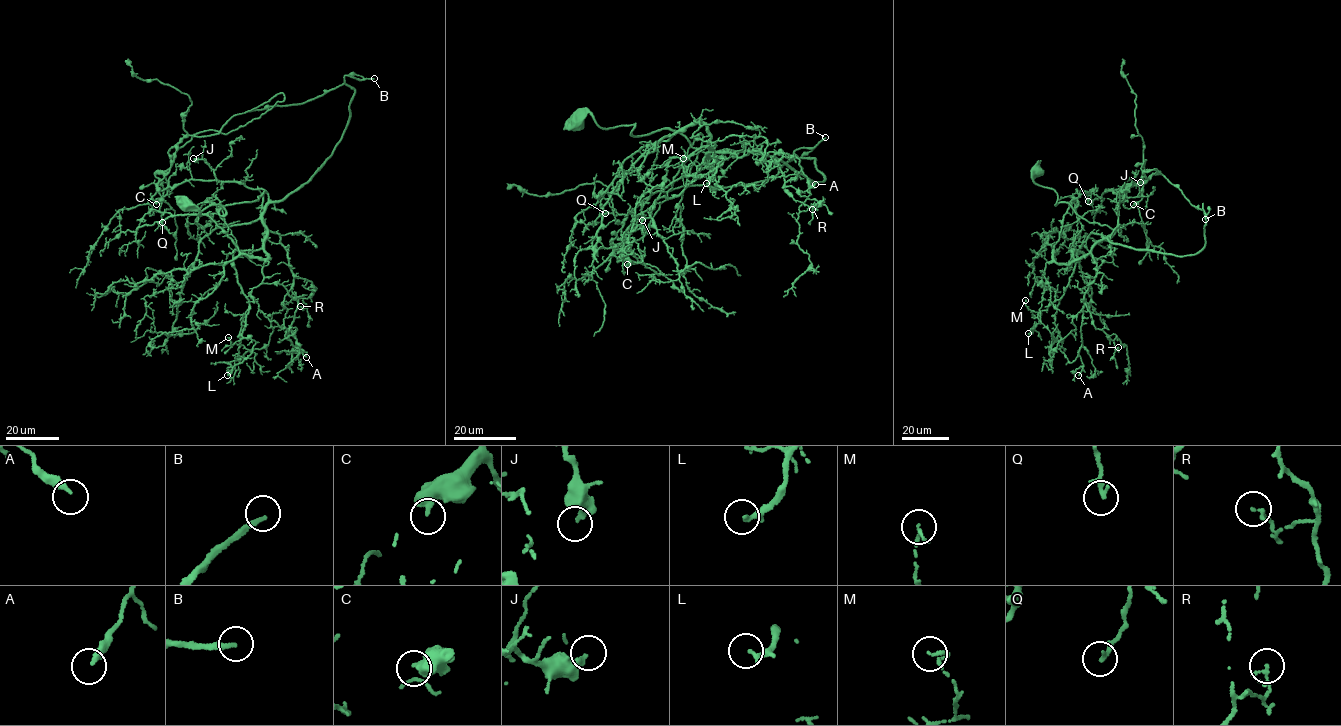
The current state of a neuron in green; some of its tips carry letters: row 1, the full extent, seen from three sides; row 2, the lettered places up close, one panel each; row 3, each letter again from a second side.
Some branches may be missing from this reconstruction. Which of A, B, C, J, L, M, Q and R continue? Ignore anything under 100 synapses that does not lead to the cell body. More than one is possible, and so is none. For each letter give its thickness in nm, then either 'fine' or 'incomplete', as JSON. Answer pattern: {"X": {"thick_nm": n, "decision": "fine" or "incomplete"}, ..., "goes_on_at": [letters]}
{"A": {"thick_nm": 280, "decision": "fine"}, "B": {"thick_nm": 200, "decision": "incomplete"}, "C": {"thick_nm": 380, "decision": "fine"}, "J": {"thick_nm": 300, "decision": "fine"}, "L": {"thick_nm": 200, "decision": "fine"}, "M": {"thick_nm": 100, "decision": "fine"}, "Q": {"thick_nm": 190, "decision": "fine"}, "R": {"thick_nm": 150, "decision": "fine"}, "goes_on_at": ["B"]}

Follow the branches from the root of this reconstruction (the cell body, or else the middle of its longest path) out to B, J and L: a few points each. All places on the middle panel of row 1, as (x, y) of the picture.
B: (577, 121), (676, 130), (710, 159), (762, 151), (820, 182), (794, 152), (825, 137)
J: (577, 121), (676, 130), (707, 155), (653, 187), (642, 220)
L: (577, 121), (676, 130), (712, 150), (689, 154), (689, 176), (725, 159), (706, 183)

